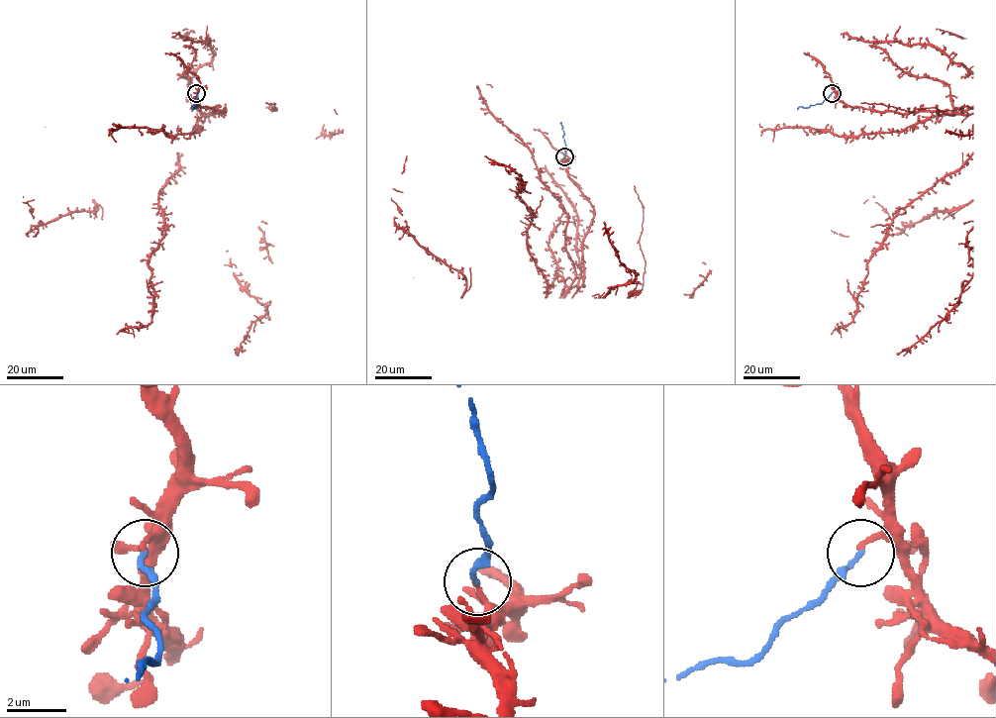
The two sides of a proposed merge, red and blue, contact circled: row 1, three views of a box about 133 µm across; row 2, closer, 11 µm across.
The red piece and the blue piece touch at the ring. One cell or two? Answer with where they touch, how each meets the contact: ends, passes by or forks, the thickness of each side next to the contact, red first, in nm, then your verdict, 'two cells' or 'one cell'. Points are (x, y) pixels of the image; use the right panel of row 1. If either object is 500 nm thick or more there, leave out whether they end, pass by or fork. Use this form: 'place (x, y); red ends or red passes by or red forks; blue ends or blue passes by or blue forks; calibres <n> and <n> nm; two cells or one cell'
place (832, 93); red ends; blue ends; calibres 190 and 180 nm; two cells

